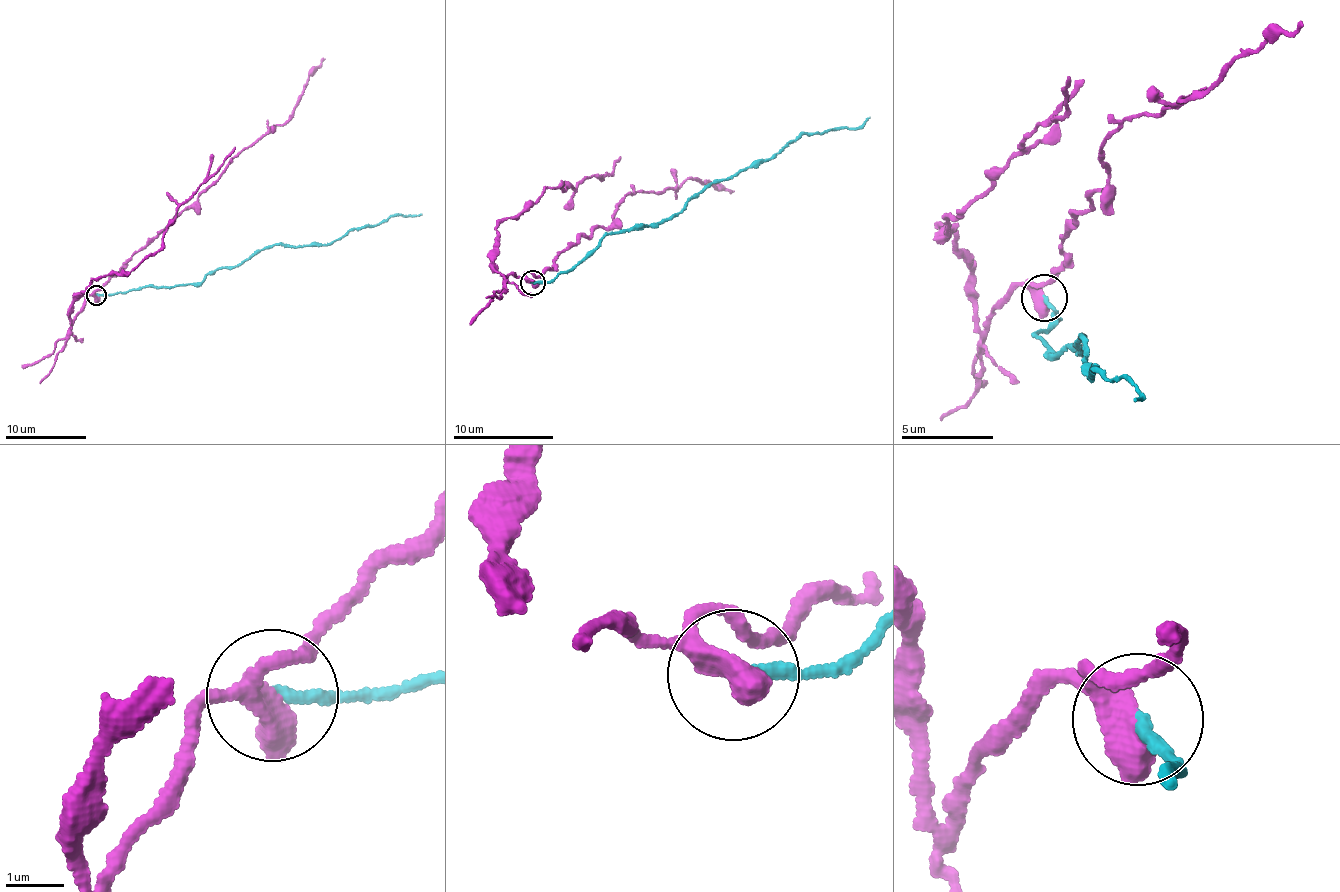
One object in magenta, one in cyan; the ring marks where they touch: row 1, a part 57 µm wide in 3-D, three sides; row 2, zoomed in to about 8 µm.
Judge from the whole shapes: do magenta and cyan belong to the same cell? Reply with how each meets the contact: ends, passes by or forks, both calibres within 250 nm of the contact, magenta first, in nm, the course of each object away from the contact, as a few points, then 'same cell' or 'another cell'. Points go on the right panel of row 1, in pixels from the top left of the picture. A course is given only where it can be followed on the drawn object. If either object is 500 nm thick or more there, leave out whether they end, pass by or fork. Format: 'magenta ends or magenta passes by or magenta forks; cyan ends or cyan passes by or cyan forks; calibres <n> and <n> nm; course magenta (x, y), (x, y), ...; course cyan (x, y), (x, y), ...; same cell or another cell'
magenta passes by; cyan ends; calibres 400 and 200 nm; course magenta (1043, 297), (1029, 284), (1051, 283), (1063, 237), (1112, 186), (1110, 133), (1303, 23); course cyan (1043, 297), (1061, 322), (1036, 332), (1060, 358), (1082, 336), (1093, 382), (1093, 365), (1125, 377), (1135, 399); another cell

